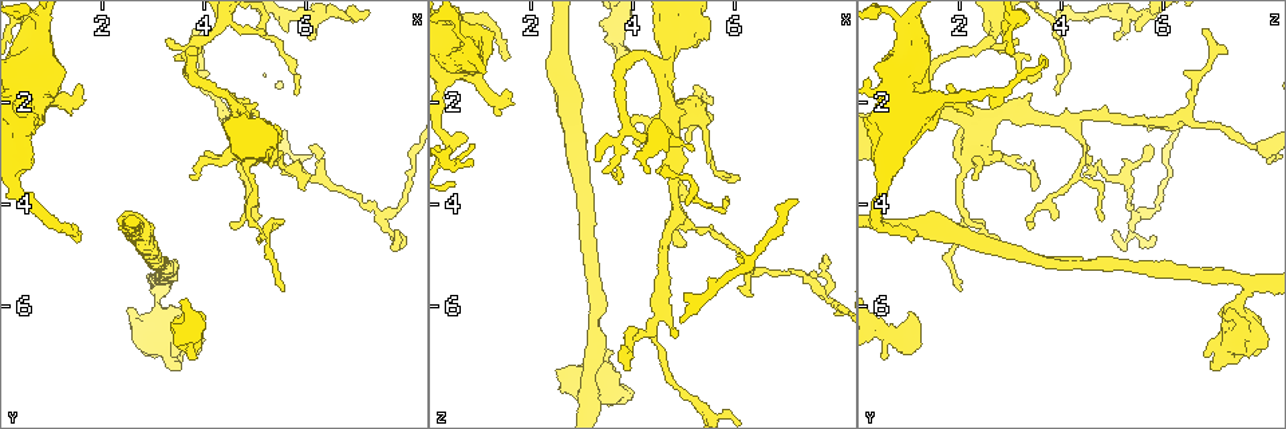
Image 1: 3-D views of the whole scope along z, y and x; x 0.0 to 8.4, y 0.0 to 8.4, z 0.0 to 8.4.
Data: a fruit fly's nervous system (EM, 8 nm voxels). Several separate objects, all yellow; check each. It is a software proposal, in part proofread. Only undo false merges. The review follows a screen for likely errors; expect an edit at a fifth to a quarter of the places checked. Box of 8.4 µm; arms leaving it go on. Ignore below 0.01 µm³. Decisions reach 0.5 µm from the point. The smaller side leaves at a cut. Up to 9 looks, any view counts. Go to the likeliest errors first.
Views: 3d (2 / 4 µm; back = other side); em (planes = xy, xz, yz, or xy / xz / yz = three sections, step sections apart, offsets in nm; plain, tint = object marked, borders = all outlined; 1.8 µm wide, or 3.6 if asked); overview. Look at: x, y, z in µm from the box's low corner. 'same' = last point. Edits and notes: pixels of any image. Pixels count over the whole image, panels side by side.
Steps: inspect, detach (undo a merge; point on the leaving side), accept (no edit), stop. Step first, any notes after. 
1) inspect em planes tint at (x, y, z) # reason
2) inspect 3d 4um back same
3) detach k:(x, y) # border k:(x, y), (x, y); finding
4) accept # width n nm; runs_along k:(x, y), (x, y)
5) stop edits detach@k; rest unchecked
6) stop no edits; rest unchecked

inspect em planes tint at (3.70, 6.55, 0.85) # sharp bend

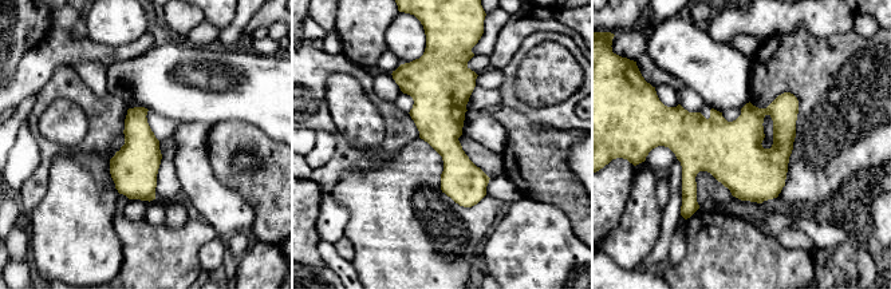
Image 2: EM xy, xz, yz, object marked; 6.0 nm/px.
accept # continuous, no second cell

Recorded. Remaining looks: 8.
inspect 3d 2um at (4.95, 3.65, 2.05) # thick turns thin

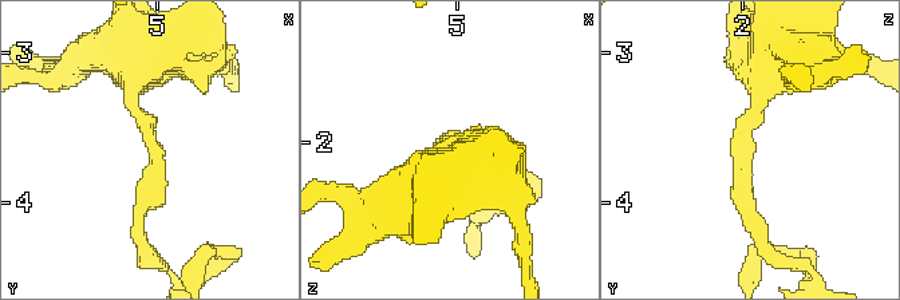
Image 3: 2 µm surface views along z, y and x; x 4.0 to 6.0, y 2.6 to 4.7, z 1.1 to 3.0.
inspect em xz step 8 tint at (4.98, 3.60, 2.00)

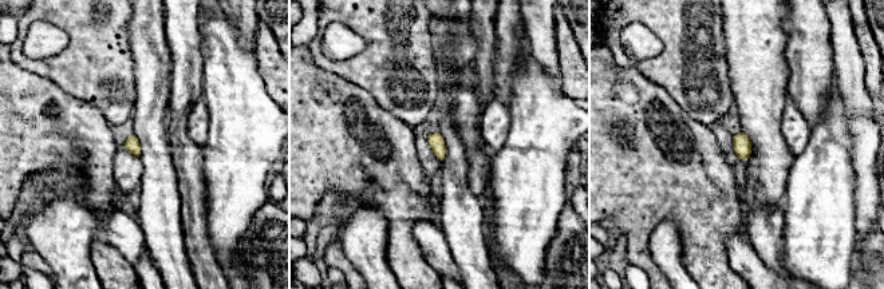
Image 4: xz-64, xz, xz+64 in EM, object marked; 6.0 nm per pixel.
inspect em planes tint same

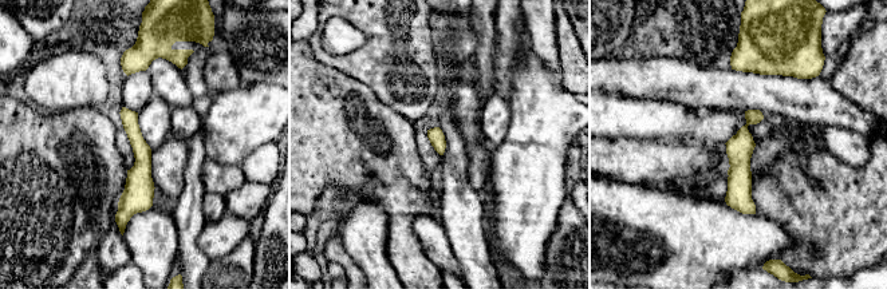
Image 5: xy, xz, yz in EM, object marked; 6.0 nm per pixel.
accept # width 90 nm; one cell here

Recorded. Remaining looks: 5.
inspect em 3.6um yz step 8 tint at (0.55, 2.10, 1.30) # sudden change in width

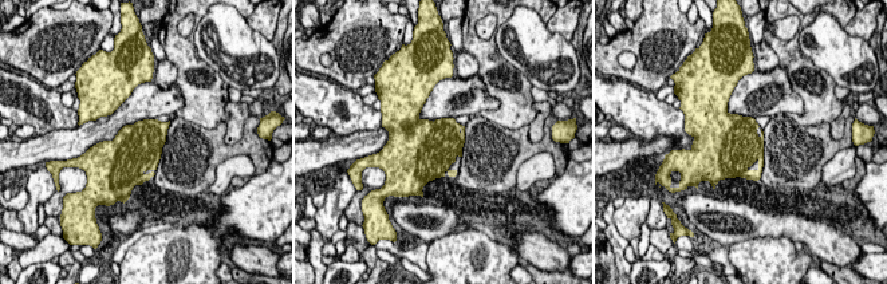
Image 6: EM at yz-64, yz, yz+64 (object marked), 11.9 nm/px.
inspect em 3.6um planes tint same # cut it another way

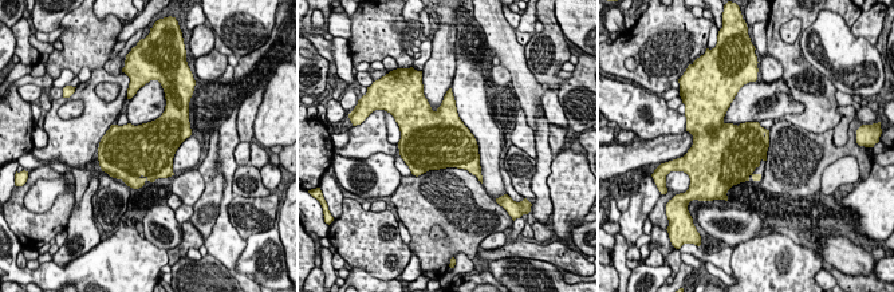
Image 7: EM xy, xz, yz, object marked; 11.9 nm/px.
accept # width 650 nm; continuous, no second cell

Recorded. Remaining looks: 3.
inspect 3d 2um at (7.45, 4.20, 5.50) # a fork

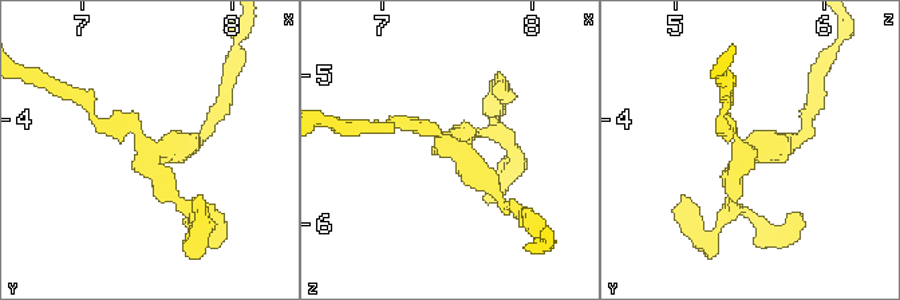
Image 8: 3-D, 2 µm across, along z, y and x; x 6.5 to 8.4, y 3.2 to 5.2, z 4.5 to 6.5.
inspect em planes tint at (7.40, 4.18, 5.44) # now the EM

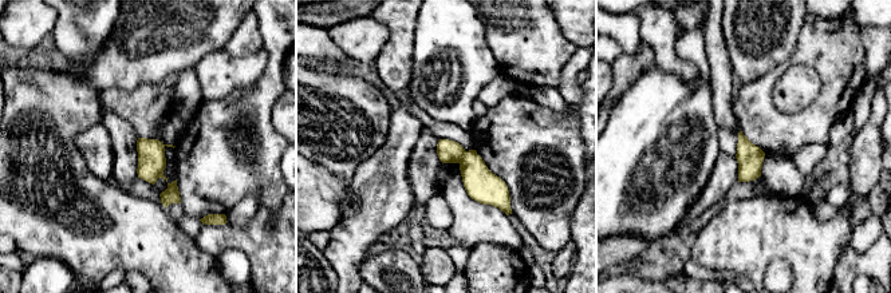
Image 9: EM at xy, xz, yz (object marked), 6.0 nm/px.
detach 9:(481, 185) # border 9:(465, 151), (458, 162); a second cell is stuck on

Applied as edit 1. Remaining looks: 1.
stop edits detach@9; rest unchecked

